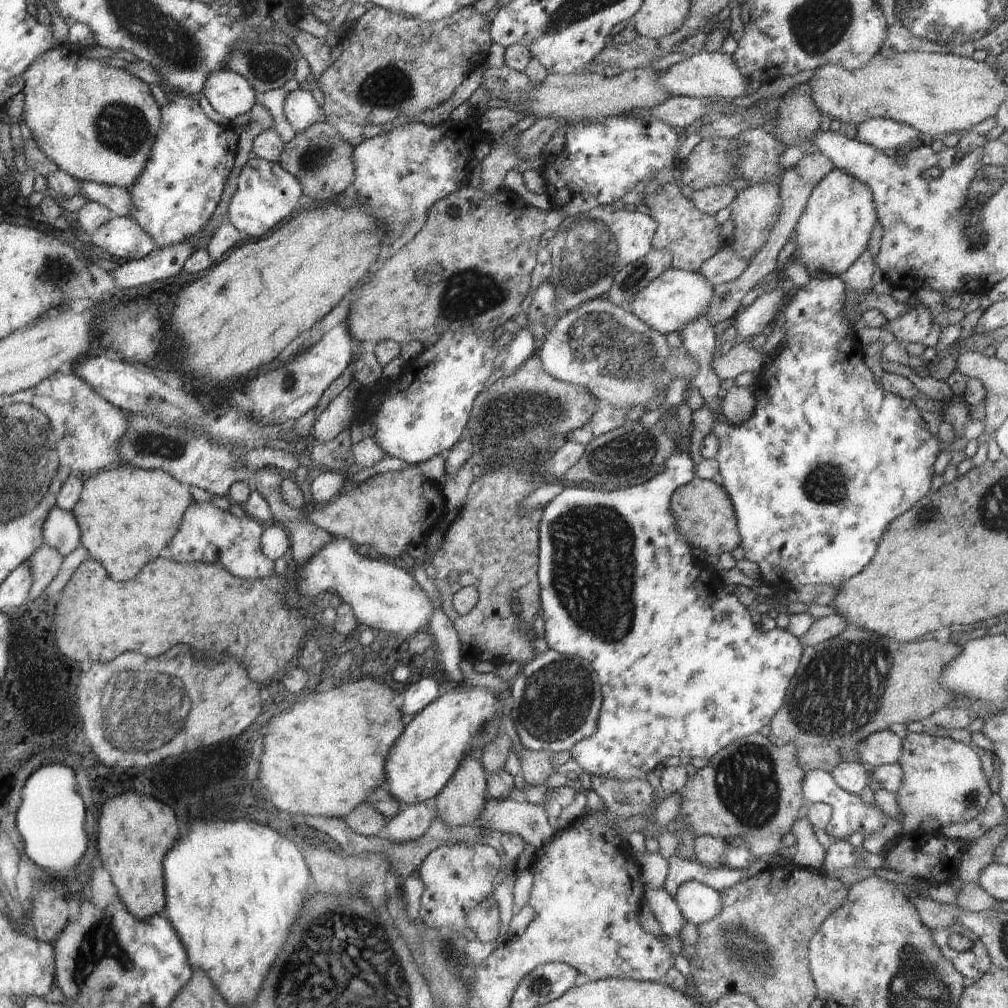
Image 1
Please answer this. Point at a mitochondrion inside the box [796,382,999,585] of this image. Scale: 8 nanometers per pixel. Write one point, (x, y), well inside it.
(824, 484)

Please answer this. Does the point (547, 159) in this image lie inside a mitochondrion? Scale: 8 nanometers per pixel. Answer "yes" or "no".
no

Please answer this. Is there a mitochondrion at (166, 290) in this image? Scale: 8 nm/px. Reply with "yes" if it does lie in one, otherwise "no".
no

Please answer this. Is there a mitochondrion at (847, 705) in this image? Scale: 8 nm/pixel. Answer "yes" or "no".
yes

